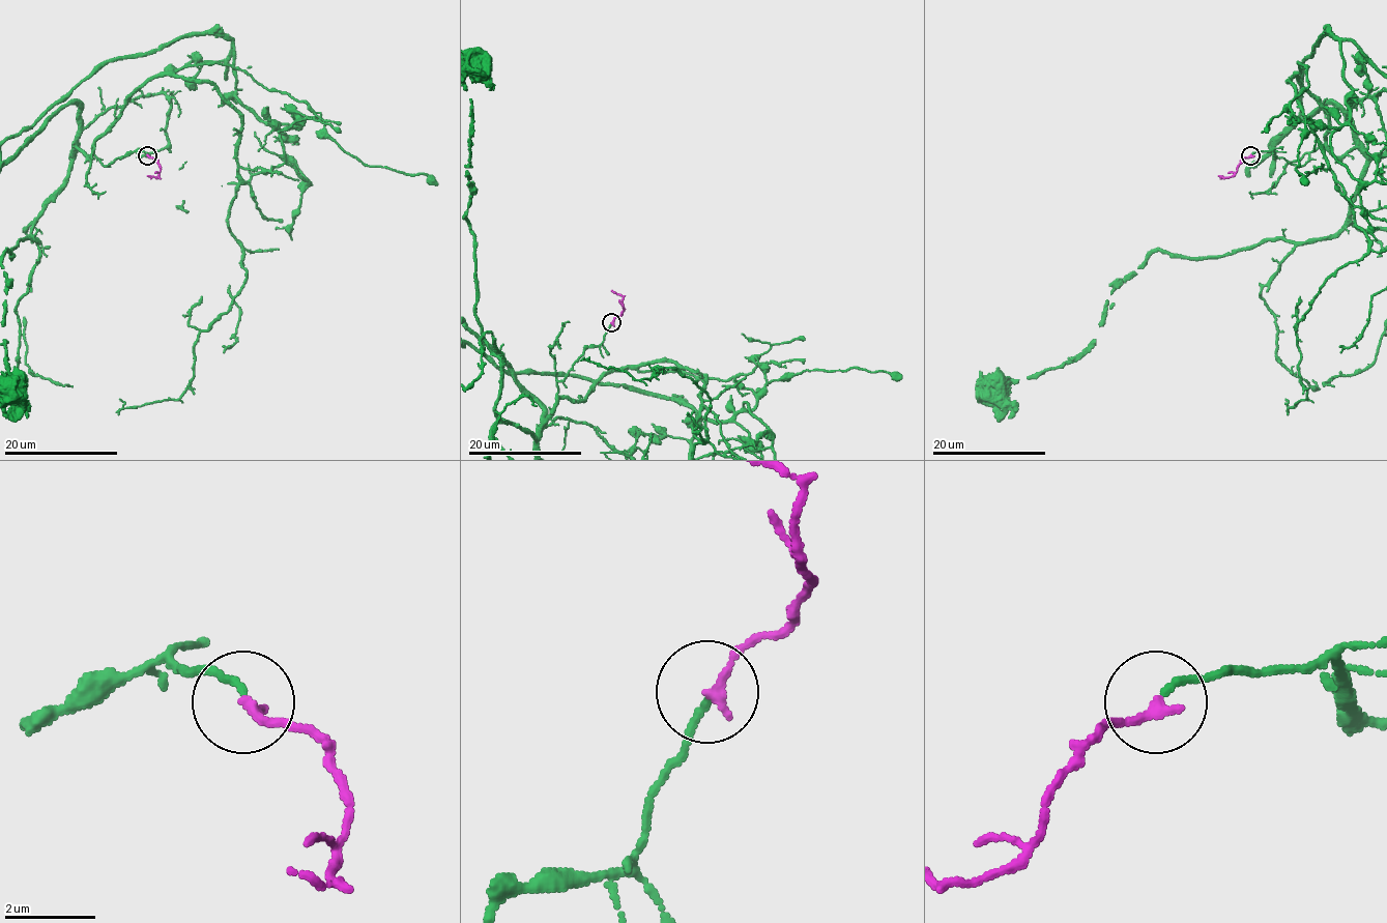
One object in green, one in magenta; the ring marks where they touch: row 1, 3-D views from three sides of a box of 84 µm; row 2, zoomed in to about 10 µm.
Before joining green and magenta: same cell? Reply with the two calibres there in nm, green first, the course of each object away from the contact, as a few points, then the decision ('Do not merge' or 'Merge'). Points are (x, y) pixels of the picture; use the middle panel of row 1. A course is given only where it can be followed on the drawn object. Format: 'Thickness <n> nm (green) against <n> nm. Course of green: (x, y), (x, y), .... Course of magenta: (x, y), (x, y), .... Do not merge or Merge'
Thickness 150 nm (green) against 240 nm. Course of green: (611, 323), (557, 383), (535, 438), (503, 422), (465, 212). Course of magenta: (611, 322), (625, 308), (622, 295), (611, 289). Merge

